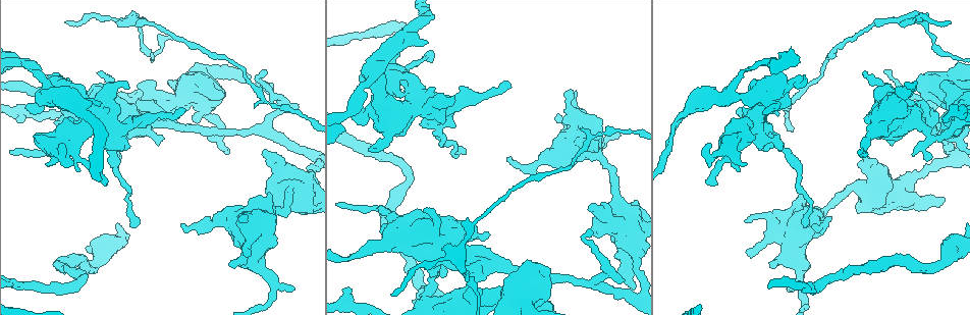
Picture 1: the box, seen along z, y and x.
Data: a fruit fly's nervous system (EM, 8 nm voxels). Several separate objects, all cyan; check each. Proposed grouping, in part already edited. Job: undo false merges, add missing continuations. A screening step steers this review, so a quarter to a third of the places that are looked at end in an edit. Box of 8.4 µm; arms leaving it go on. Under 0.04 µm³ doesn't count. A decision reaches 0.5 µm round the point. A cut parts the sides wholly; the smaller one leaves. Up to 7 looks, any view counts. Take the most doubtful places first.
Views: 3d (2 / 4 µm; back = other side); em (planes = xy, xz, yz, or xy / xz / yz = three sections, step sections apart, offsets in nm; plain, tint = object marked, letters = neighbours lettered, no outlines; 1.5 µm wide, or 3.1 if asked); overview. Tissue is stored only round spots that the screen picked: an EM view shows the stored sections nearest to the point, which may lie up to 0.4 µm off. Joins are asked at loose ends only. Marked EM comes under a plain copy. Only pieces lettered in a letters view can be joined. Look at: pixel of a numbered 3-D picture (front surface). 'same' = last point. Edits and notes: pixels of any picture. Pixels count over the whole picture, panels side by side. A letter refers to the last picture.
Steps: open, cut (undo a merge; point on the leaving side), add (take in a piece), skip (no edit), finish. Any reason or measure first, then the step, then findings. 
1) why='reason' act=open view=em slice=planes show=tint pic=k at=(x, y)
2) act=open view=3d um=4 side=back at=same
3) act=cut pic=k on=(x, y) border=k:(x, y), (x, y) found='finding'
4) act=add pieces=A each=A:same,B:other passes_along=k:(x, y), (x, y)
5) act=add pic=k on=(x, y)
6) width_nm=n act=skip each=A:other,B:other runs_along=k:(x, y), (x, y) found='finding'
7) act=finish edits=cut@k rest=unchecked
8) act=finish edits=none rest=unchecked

why='branch stops here' act=open view=3d um=4 pic=1 at=(949, 22)

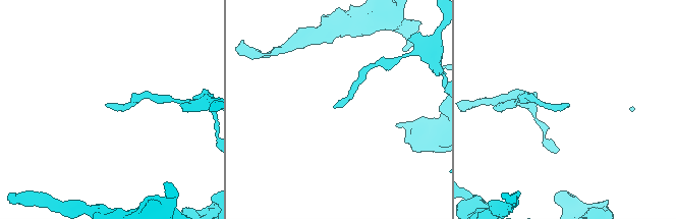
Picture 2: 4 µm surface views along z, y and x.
act=open view=em slice=planes show=letters pic=2 at=(567, 105)

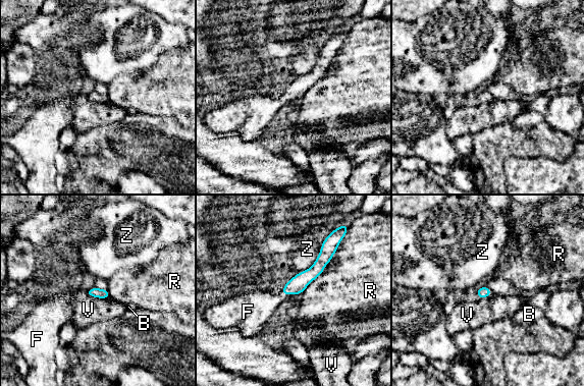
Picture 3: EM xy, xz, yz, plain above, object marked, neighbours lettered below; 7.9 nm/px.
act=add pieces=F each=B:other,F:same,R:other,V:other,Z:other found='it goes on there'

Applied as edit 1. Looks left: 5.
act=open view=em slice=yz step=4 show=tint pic=1 at=(430, 290)

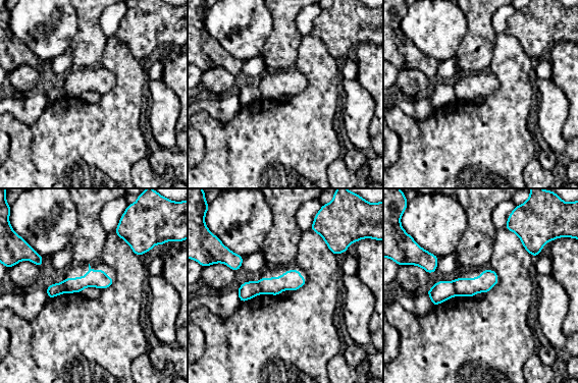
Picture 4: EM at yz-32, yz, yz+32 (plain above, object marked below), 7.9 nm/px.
why='another direction' act=open view=em slice=planes show=letters at=same

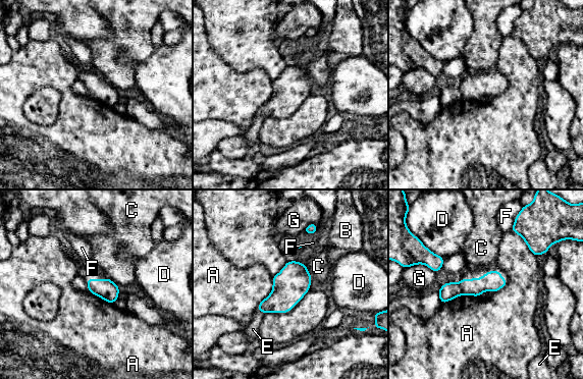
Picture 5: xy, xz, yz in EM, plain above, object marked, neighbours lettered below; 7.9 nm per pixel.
longest_contact=A:300nm act=cut pic=5 on=(491, 281) each=A:other,B:other,C:other,D:other,E:other,F:other,G:other border=5:(458, 284), (462, 293) found='a second cell is stuck on'

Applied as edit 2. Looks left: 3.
why='see it whole again' act=open view=overview

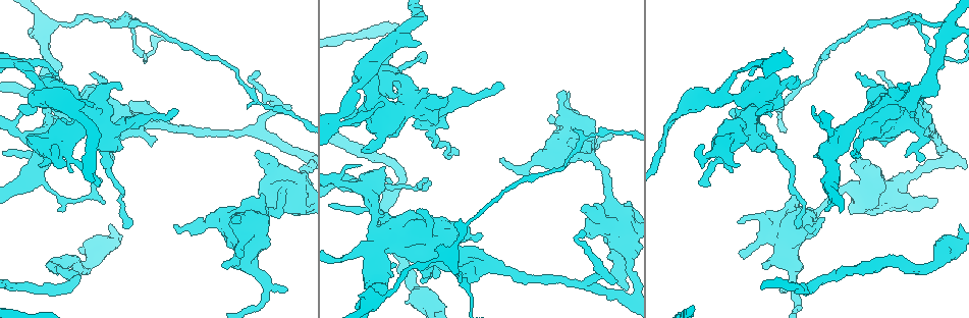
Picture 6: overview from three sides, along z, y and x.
why='tapers out' act=open view=em slice=xy step=8 show=tint pic=6 at=(361, 165)

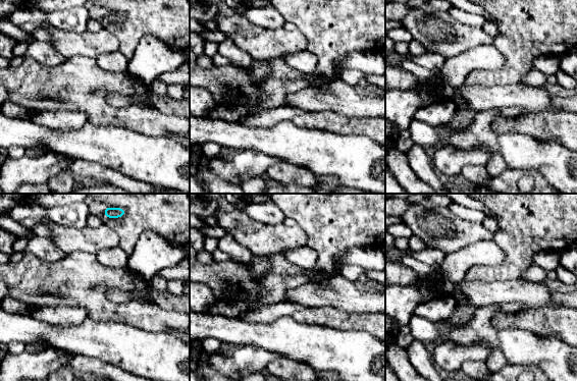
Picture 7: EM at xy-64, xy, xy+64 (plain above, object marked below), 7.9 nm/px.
act=open view=em slice=planes show=letters at=same

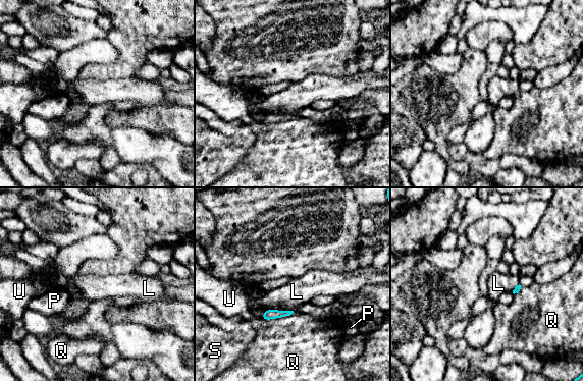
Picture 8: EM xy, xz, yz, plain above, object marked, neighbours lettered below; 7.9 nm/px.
act=skip each=L:other,P:other,Q:other,S:other,U:other border=8:(293, 310), (265, 311) found='none of them fits'

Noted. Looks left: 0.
act=finish edits=add@3,cut@5 rest=unchecked

